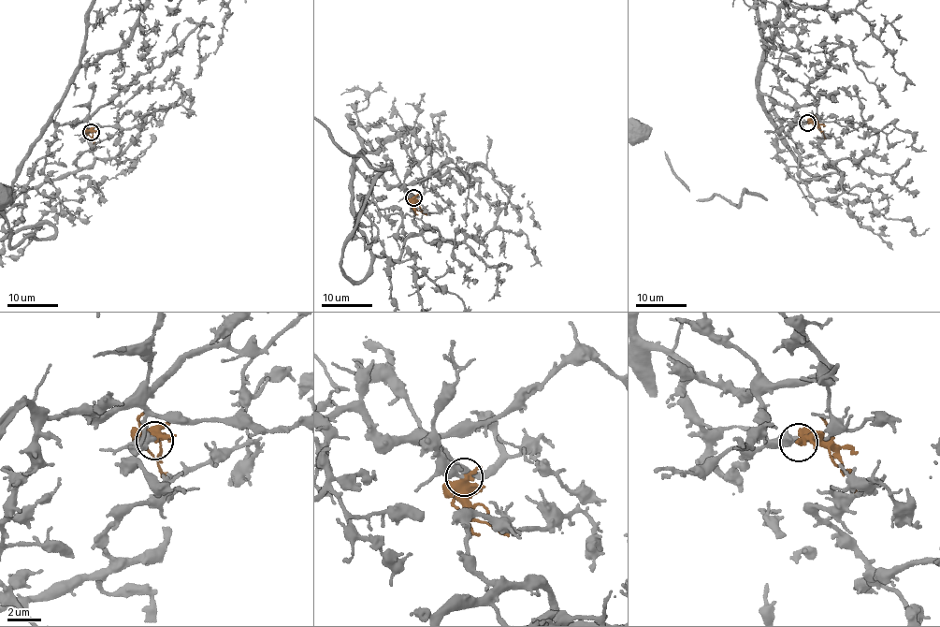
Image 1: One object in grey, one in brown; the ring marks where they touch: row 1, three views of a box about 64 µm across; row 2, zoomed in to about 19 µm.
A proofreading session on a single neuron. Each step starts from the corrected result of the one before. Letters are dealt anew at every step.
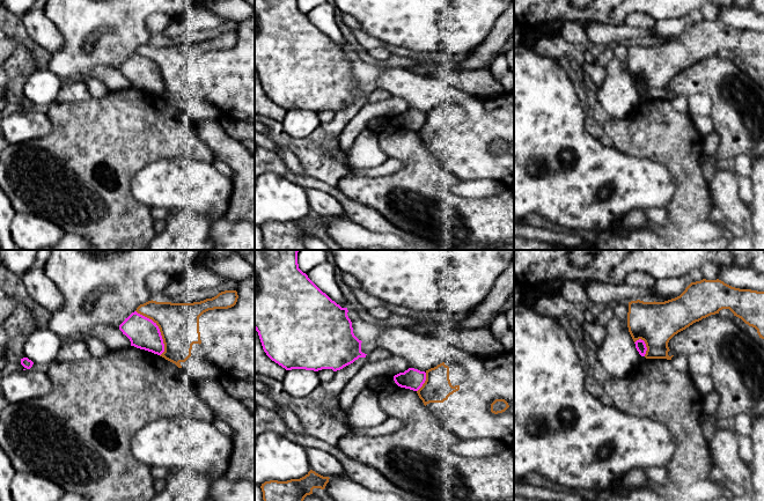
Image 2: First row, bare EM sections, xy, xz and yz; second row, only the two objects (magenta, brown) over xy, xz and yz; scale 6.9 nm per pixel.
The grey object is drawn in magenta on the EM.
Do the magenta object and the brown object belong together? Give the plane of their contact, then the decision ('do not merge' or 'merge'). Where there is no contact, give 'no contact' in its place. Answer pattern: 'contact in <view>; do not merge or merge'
contact in xy; do not merge

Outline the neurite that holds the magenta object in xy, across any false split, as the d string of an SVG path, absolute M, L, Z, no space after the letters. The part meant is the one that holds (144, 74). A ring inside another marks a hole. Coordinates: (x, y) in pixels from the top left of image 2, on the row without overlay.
M137 52L125 59L119 71L130 80L131 87L157 96L164 93L163 80L156 64Z

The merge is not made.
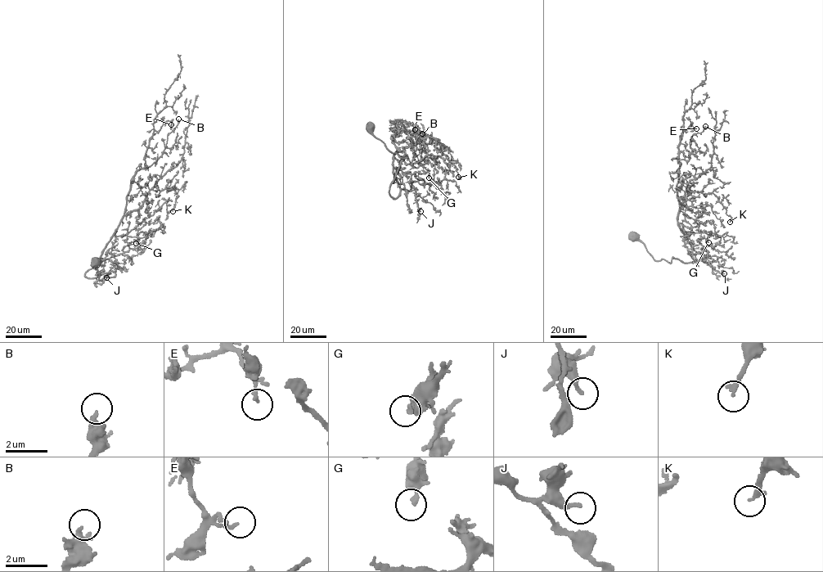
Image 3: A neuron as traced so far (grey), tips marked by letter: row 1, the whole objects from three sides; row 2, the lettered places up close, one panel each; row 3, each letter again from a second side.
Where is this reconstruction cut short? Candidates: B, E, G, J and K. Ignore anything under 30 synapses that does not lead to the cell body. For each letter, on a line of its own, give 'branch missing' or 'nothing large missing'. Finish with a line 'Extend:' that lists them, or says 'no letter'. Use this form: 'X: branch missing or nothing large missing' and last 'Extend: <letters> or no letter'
B: nothing large missing
E: nothing large missing
G: nothing large missing
J: nothing large missing
K: nothing large missing
Extend: no letter

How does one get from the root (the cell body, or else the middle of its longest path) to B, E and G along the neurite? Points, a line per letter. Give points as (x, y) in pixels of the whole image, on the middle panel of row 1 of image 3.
B: (371, 127), (389, 150), (407, 158), (390, 186), (395, 198), (400, 191), (390, 138), (404, 128), (422, 133)
E: (371, 127), (389, 150), (407, 158), (390, 186), (395, 198), (400, 191), (390, 138), (397, 124), (415, 129)
G: (371, 127), (389, 150), (407, 158), (391, 184), (392, 196), (409, 190), (415, 173), (427, 172), (429, 177)

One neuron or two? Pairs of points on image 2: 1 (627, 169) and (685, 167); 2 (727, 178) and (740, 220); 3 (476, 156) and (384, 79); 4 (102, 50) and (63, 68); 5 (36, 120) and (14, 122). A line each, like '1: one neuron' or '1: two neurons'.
1: two neurons
2: one neuron
3: one neuron
4: one neuron
5: one neuron

